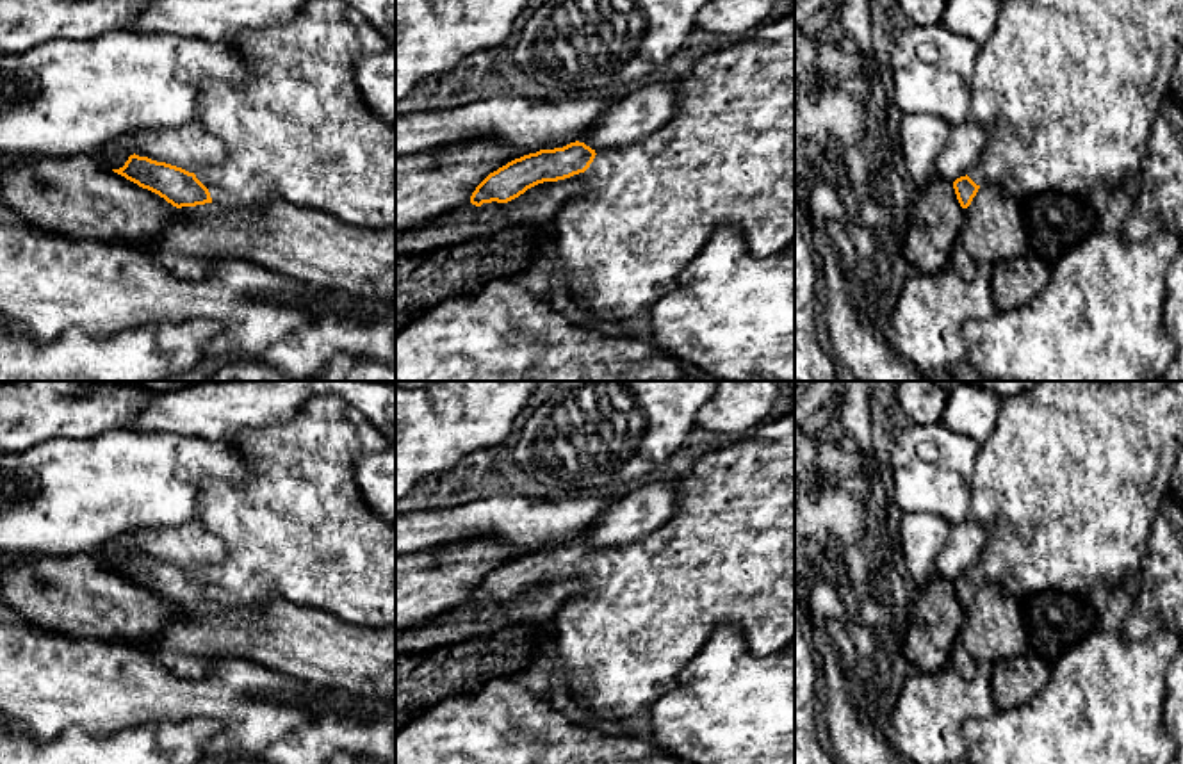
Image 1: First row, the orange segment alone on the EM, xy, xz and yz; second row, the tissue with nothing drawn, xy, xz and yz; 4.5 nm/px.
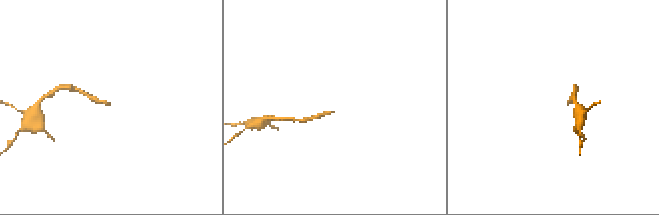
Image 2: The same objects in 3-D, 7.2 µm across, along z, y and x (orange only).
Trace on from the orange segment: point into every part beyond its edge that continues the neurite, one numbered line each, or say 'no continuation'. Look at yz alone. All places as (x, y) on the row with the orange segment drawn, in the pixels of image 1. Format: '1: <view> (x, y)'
1: yz (1069, 89)

